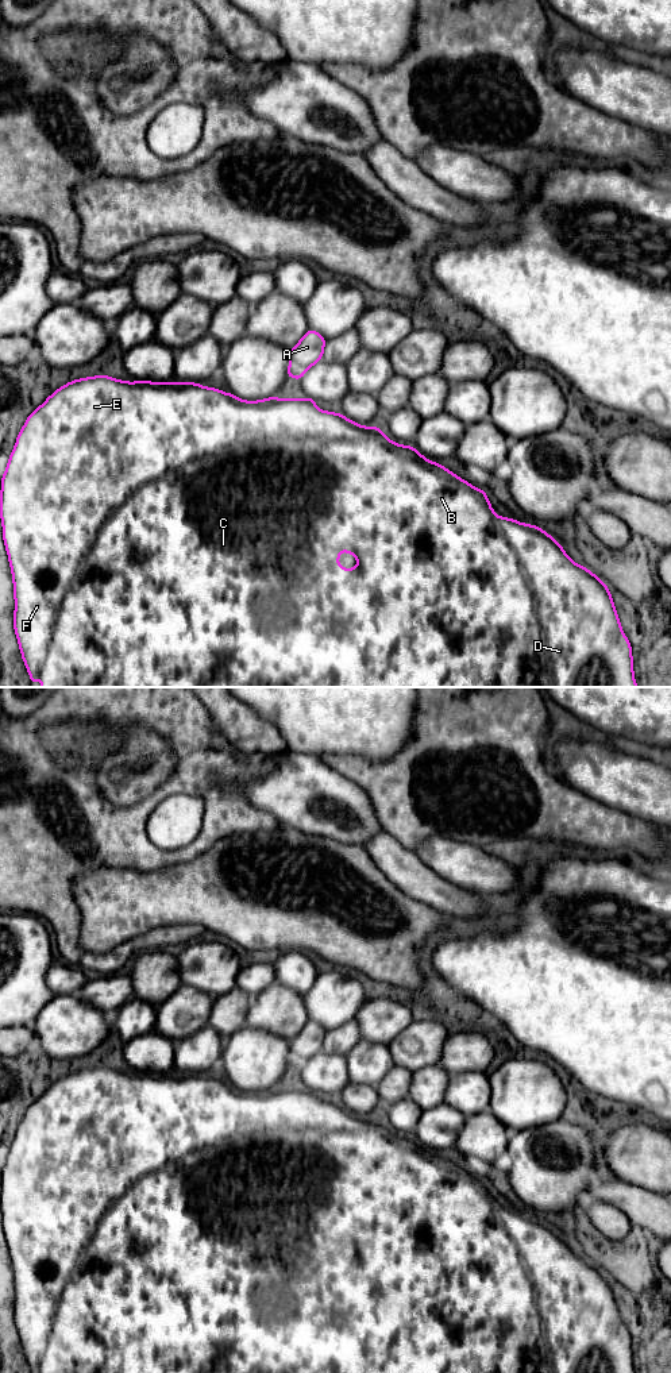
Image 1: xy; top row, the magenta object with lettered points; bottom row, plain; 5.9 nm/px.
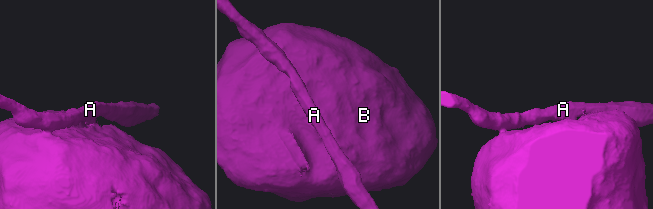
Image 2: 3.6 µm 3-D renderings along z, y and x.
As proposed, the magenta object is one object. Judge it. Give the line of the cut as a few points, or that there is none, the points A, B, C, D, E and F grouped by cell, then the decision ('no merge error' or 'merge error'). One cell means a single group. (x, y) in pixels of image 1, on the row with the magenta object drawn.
xy (289, 366), (294, 370), (305, 370) | A / B C D E F | merge error

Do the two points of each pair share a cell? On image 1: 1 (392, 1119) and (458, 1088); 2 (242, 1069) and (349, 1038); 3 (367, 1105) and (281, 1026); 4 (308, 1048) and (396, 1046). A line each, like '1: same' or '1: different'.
1: same
2: different
3: different
4: same

